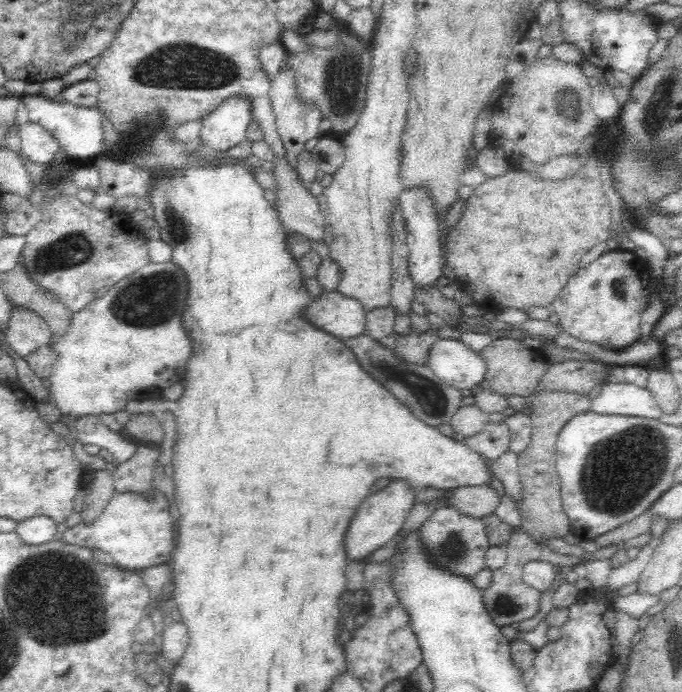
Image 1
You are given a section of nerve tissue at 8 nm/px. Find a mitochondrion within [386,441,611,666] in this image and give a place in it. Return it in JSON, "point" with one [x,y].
{"point":[457,549]}

